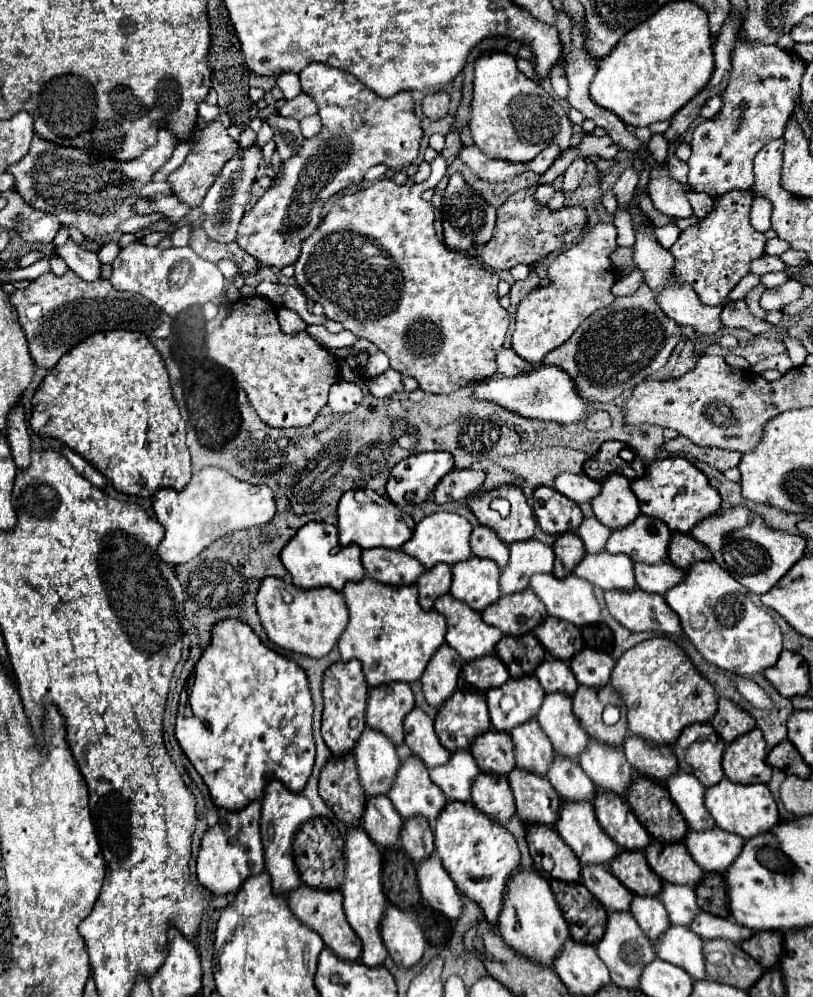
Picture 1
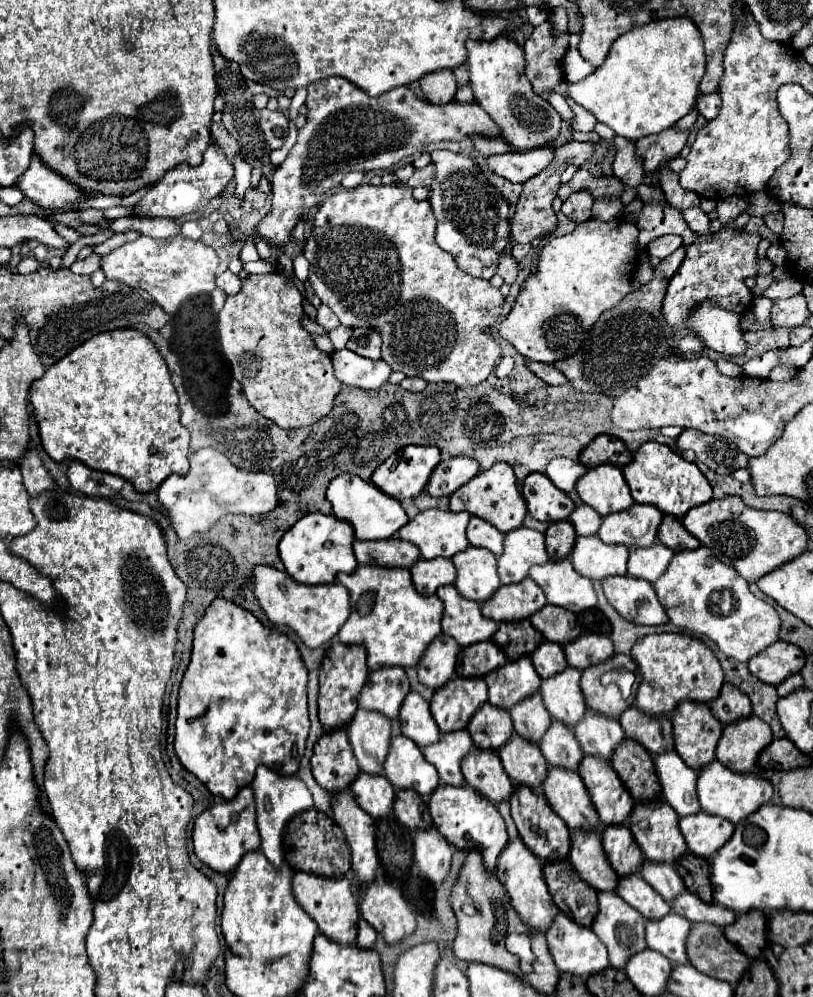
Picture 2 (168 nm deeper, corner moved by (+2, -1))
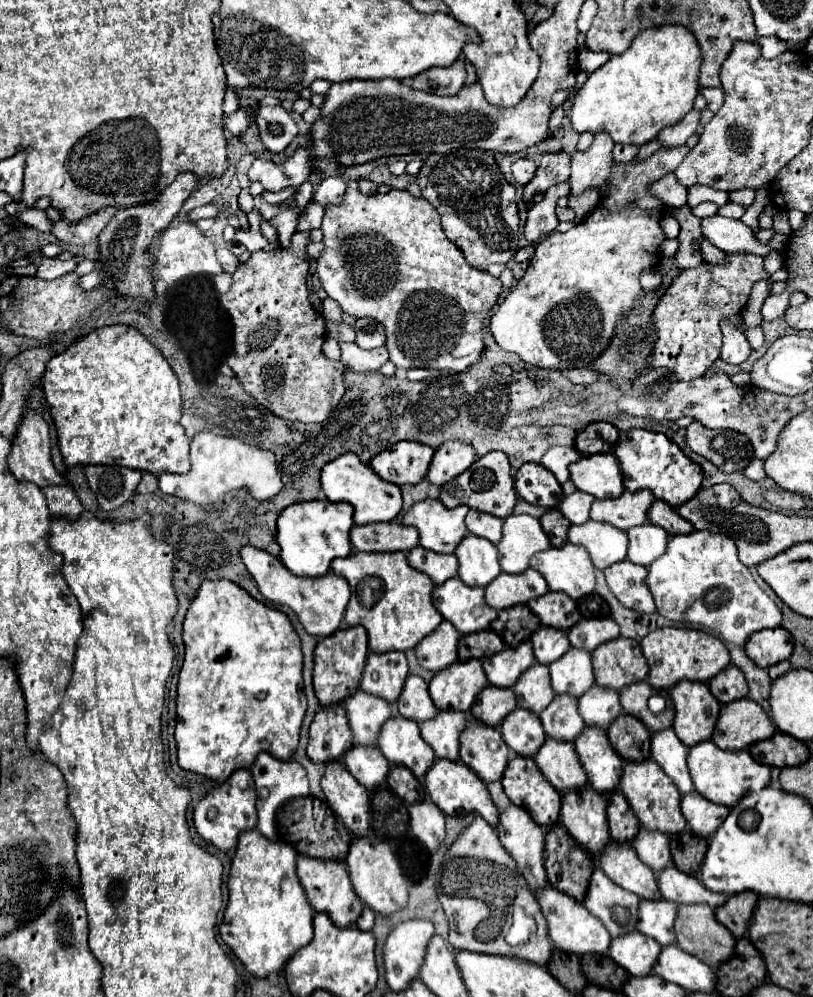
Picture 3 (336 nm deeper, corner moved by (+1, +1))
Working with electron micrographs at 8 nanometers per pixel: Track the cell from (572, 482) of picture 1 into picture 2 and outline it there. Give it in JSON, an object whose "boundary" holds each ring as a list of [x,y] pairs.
{"boundary":[[[558,456],[548,462],[546,466],[546,476],[554,482],[556,488],[570,492],[576,486],[576,480],[586,472],[586,466],[580,464],[578,460],[570,460],[564,456]]]}

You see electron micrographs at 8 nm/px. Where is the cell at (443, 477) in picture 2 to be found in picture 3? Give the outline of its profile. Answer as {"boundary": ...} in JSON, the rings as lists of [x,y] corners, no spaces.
{"boundary":[[[457,440],[445,442],[435,450],[435,456],[427,472],[427,480],[441,488],[449,480],[453,480],[453,476],[459,476],[461,472],[465,472],[465,468],[469,468],[469,464],[473,464],[475,458],[477,456],[471,444],[457,442]]]}

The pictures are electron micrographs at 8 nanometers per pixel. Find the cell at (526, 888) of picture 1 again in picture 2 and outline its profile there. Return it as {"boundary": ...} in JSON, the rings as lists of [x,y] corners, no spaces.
{"boundary":[[[522,838],[508,840],[508,844],[504,848],[504,854],[498,856],[496,872],[498,872],[500,882],[504,882],[504,888],[510,894],[510,902],[512,902],[514,910],[518,910],[520,918],[530,928],[546,932],[548,926],[552,924],[552,918],[558,914],[558,906],[552,902],[552,896],[550,896],[550,892],[546,888],[540,858],[528,850],[528,846],[522,842]]]}

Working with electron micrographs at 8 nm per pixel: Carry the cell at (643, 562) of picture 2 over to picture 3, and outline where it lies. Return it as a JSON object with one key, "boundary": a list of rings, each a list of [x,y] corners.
{"boundary":[[[655,524],[631,528],[627,530],[627,536],[629,536],[627,560],[641,566],[649,566],[653,564],[653,560],[657,560],[657,556],[663,556],[669,540],[669,534]]]}

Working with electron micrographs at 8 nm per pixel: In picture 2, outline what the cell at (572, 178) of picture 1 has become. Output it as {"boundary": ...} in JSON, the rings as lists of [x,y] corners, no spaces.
{"boundary":[[[584,190],[582,192],[576,192],[576,194],[572,194],[570,198],[564,200],[562,214],[566,214],[576,224],[586,222],[586,220],[590,220],[592,202],[594,202],[594,198],[588,192],[584,192]]]}

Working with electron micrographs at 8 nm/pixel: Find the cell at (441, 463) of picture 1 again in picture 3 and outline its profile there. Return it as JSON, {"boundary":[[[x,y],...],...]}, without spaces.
{"boundary":[[[397,442],[389,450],[377,454],[369,466],[387,482],[397,486],[405,484],[419,484],[433,458],[433,448],[421,442]]]}

